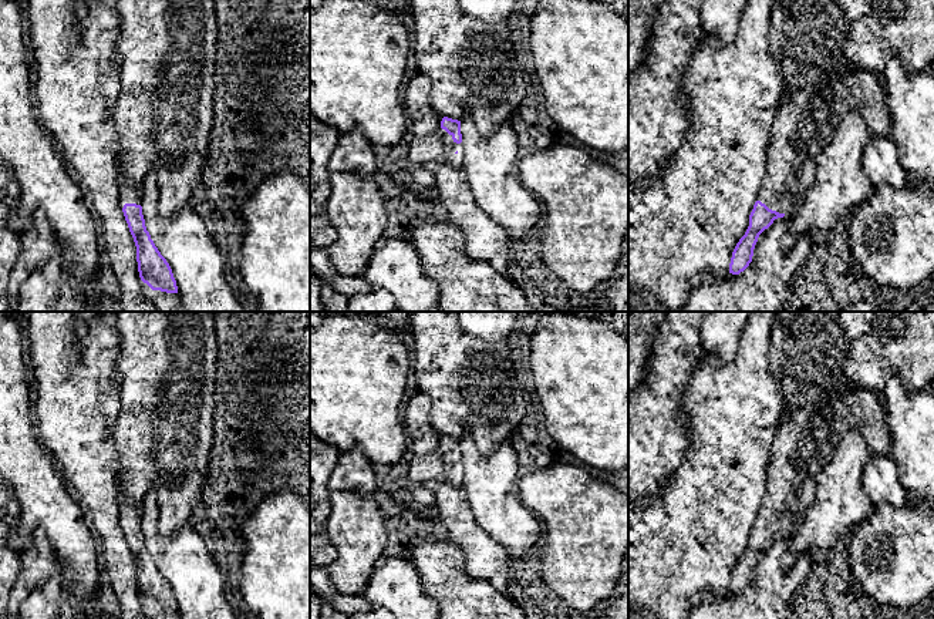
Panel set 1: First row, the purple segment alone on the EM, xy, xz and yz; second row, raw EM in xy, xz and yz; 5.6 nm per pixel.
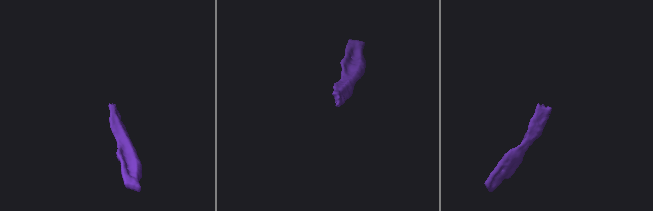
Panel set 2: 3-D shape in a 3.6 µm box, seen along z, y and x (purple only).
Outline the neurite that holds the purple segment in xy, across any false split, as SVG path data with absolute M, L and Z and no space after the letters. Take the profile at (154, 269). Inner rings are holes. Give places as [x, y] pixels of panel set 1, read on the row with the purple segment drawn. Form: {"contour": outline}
{"contour": "M118 174L119 203L136 246L139 277L152 290L178 293L176 280L166 259L161 255L149 232L141 206L141 192Z"}

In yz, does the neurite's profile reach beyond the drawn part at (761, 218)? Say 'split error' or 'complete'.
split error

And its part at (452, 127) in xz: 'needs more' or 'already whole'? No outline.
needs more

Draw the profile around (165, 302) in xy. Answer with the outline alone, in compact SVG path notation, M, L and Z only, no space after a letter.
M152 290L151 300L159 312L183 312L179 293Z

